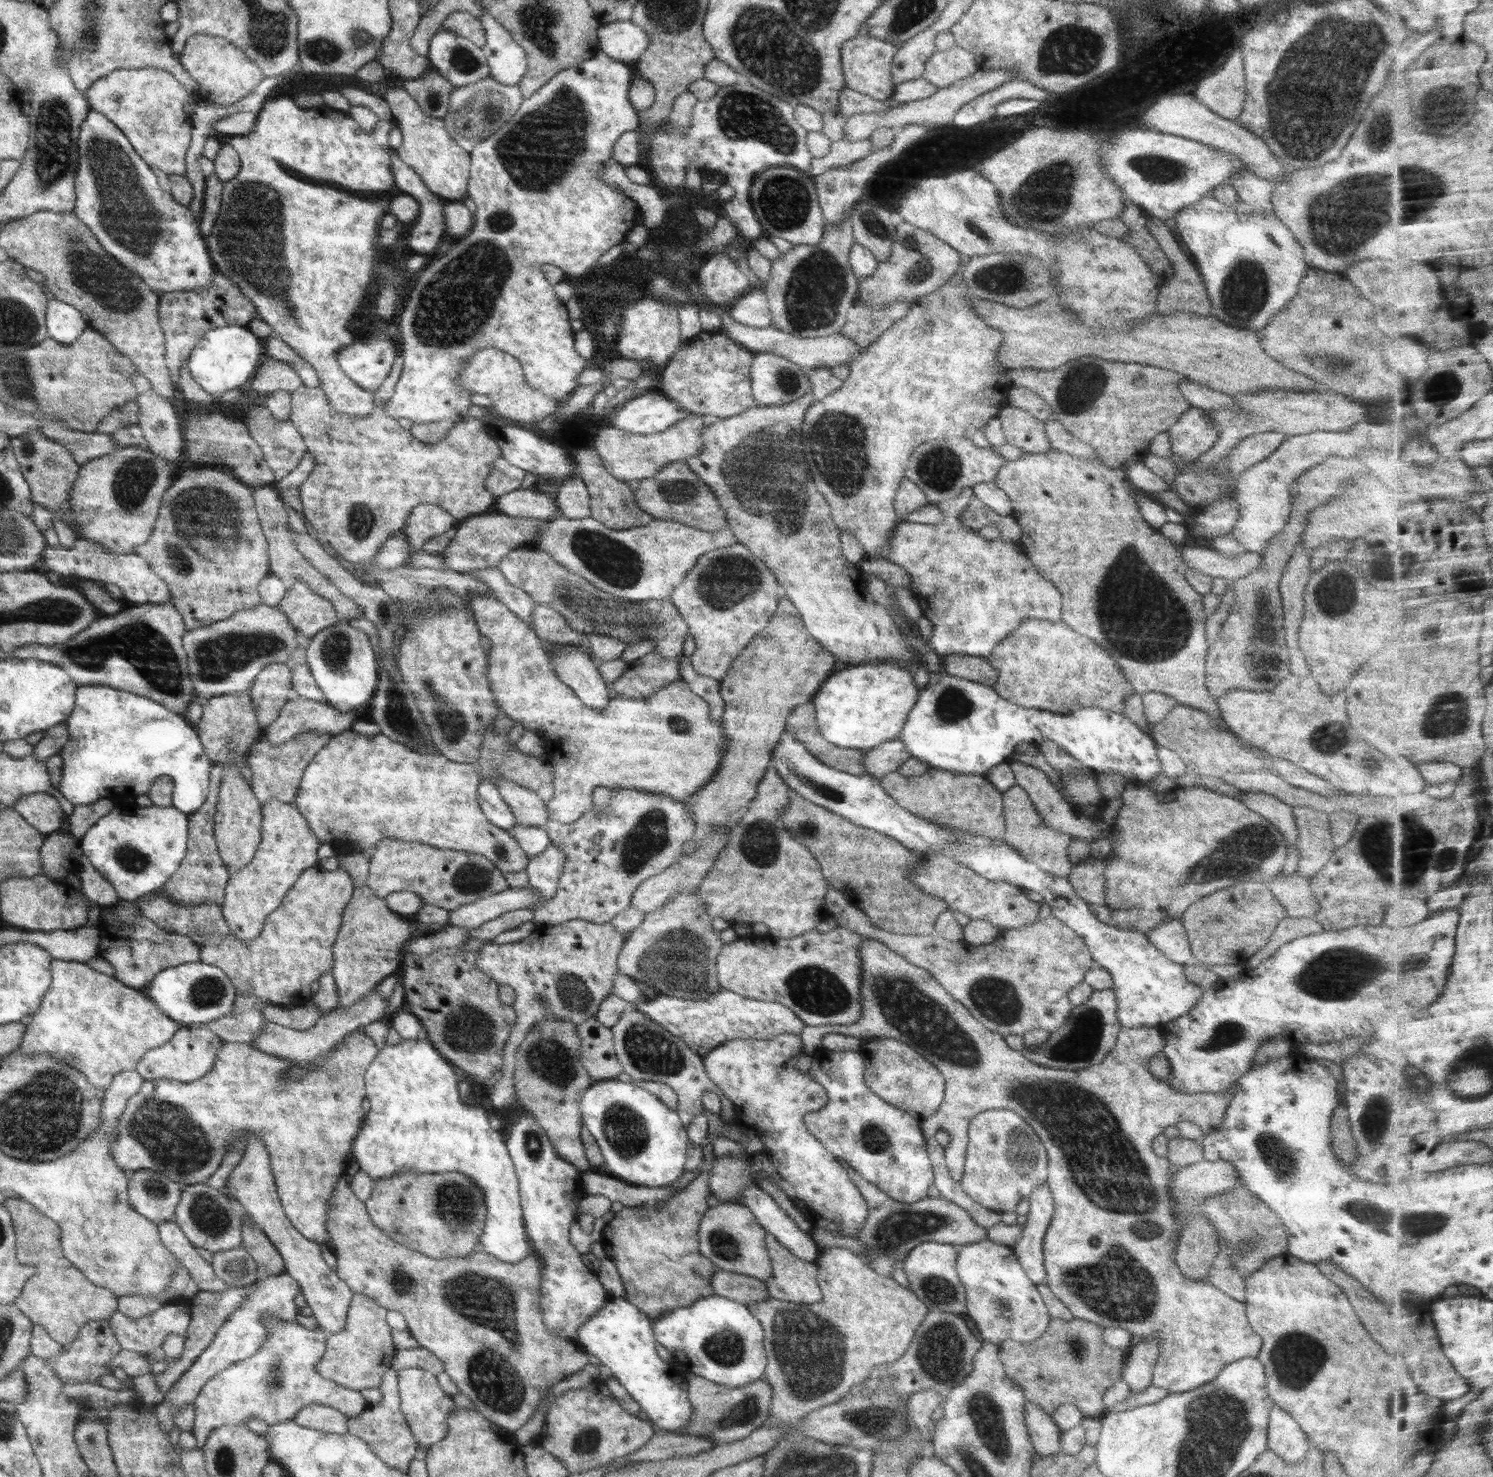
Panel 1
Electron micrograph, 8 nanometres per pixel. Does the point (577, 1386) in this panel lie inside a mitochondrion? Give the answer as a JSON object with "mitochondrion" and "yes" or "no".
{"mitochondrion":"no"}

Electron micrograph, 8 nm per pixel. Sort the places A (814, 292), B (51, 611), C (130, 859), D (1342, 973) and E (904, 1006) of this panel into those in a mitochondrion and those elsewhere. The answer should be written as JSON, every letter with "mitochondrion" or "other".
{"A":"mitochondrion","B":"mitochondrion","C":"mitochondrion","D":"mitochondrion","E":"mitochondrion"}

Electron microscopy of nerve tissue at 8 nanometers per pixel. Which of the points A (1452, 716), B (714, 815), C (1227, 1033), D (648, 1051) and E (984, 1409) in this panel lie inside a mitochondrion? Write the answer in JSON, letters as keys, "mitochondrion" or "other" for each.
{"A":"mitochondrion","B":"other","C":"mitochondrion","D":"mitochondrion","E":"mitochondrion"}

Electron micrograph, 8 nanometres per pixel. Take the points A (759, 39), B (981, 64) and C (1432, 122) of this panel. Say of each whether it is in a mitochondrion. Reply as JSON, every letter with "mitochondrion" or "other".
{"A":"mitochondrion","B":"other","C":"mitochondrion"}

